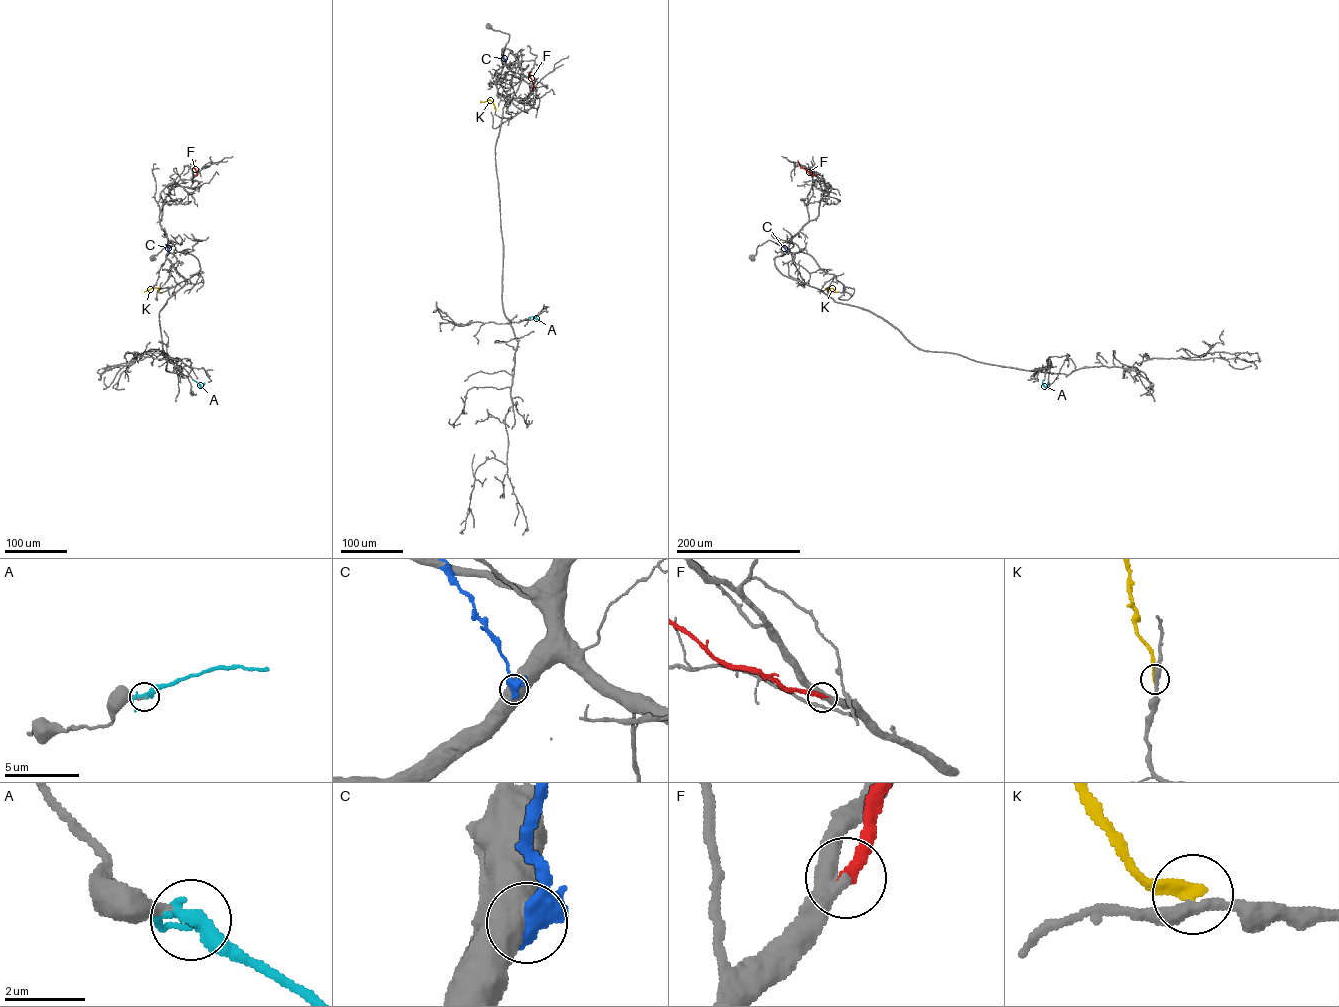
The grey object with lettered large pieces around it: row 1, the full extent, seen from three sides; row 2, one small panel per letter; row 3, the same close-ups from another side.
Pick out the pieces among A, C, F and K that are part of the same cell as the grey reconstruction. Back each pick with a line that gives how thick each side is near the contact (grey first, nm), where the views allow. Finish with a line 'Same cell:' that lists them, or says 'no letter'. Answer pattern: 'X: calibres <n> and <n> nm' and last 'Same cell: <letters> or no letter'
A: calibres 260 and 300 nm
F: calibres 360 and 340 nm
Same cell: A, F

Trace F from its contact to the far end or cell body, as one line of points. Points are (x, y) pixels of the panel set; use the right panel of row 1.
F: (816, 176), (801, 168), (797, 160)

